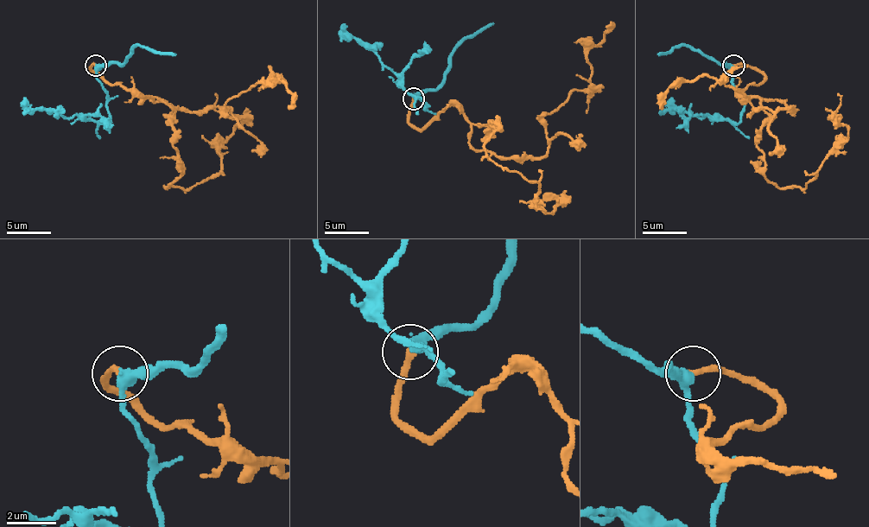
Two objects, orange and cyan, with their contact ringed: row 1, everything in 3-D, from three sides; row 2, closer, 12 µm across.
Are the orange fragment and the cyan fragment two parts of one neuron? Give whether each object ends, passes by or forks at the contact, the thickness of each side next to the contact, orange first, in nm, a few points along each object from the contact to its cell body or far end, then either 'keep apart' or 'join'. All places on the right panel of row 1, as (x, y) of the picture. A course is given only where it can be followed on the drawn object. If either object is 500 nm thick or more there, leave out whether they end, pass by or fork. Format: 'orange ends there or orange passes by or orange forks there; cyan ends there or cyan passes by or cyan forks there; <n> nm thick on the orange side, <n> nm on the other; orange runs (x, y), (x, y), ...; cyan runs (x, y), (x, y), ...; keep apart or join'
orange ends there; cyan passes by; 240 nm thick on the orange side, 360 nm on the other; orange runs (732, 65), (764, 76), (739, 92), (768, 120), (757, 149), (779, 188), (803, 188), (848, 131), (837, 93); cyan runs (732, 65), (732, 80), (744, 100), (739, 123), (675, 111), (669, 98); join

